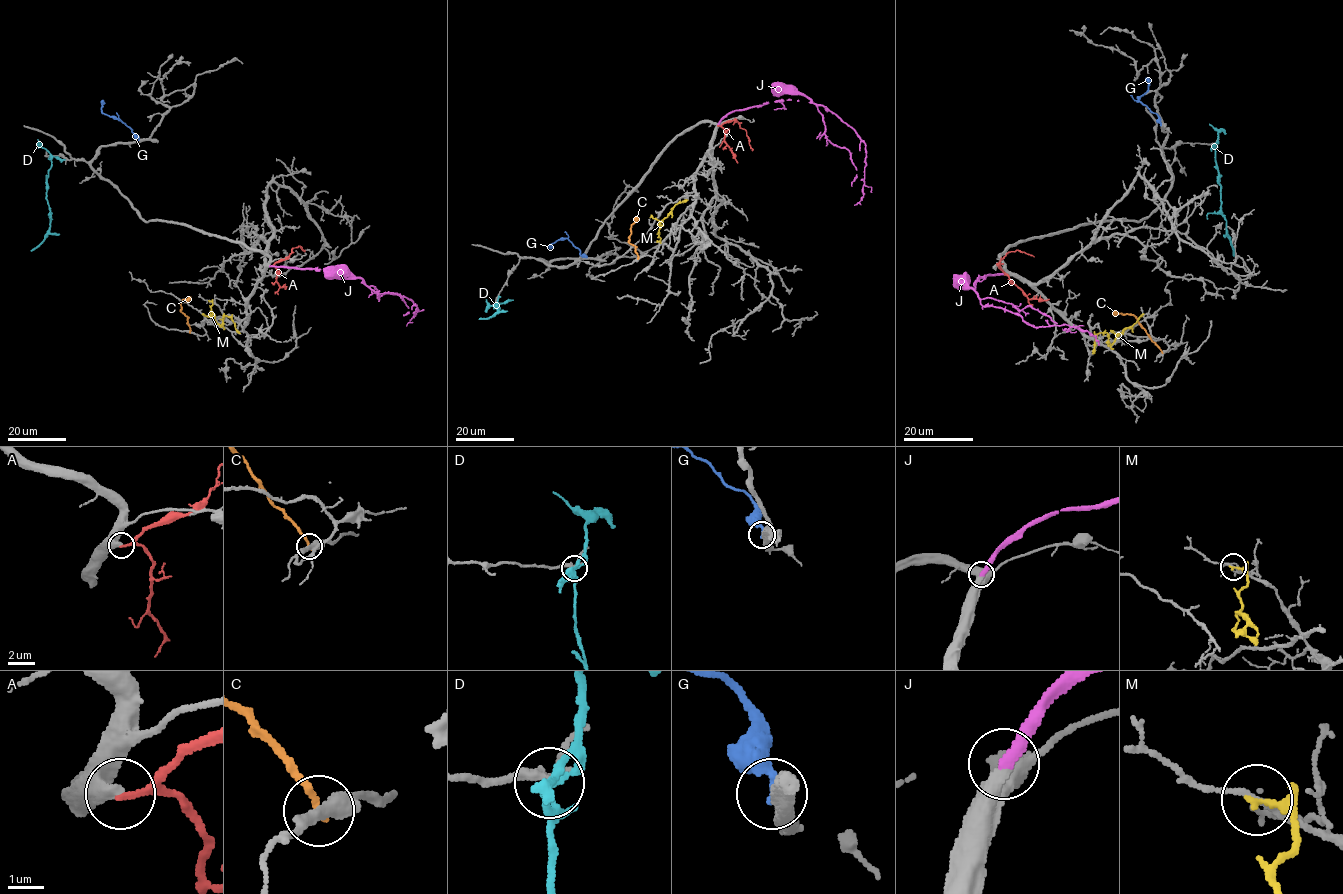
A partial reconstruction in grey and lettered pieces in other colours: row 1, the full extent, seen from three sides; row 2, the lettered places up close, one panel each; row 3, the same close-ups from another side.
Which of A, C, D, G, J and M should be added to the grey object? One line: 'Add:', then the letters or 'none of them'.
Add: J

